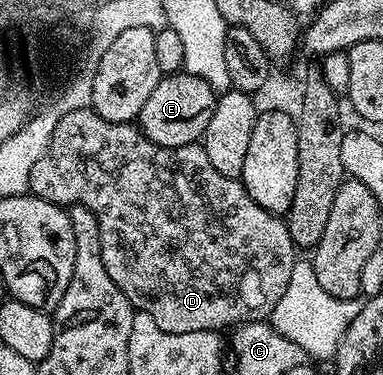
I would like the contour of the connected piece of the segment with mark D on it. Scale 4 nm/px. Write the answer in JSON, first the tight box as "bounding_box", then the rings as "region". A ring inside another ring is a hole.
{"bounding_box":[28,108,299,334],"region":[[[92,108],[77,110],[63,116],[55,127],[47,152],[35,162],[31,170],[28,193],[35,198],[42,198],[51,204],[68,208],[82,206],[87,208],[99,220],[99,240],[103,244],[103,265],[107,267],[107,276],[119,284],[119,292],[127,296],[134,311],[142,310],[163,328],[165,334],[182,334],[183,332],[203,332],[204,330],[224,331],[224,326],[236,328],[247,322],[264,322],[269,320],[275,306],[283,297],[290,283],[292,268],[299,260],[298,247],[294,245],[291,232],[284,217],[267,212],[267,208],[259,208],[255,200],[247,192],[245,185],[231,176],[223,176],[223,172],[215,172],[211,160],[207,160],[204,145],[180,146],[167,148],[155,144],[133,122],[112,122],[103,120]]]}

